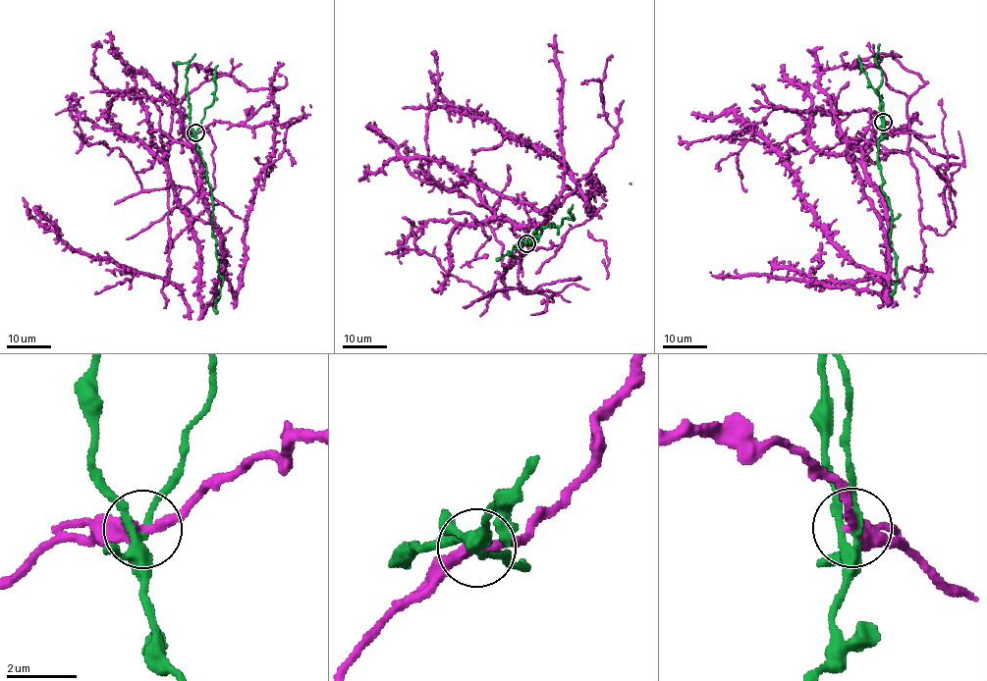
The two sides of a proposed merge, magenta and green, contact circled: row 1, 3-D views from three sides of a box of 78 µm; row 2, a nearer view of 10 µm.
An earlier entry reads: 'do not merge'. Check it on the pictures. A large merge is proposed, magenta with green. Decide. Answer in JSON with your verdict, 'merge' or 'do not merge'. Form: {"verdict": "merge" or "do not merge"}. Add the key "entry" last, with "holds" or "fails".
{"verdict": "do not merge", "entry": "holds"}

